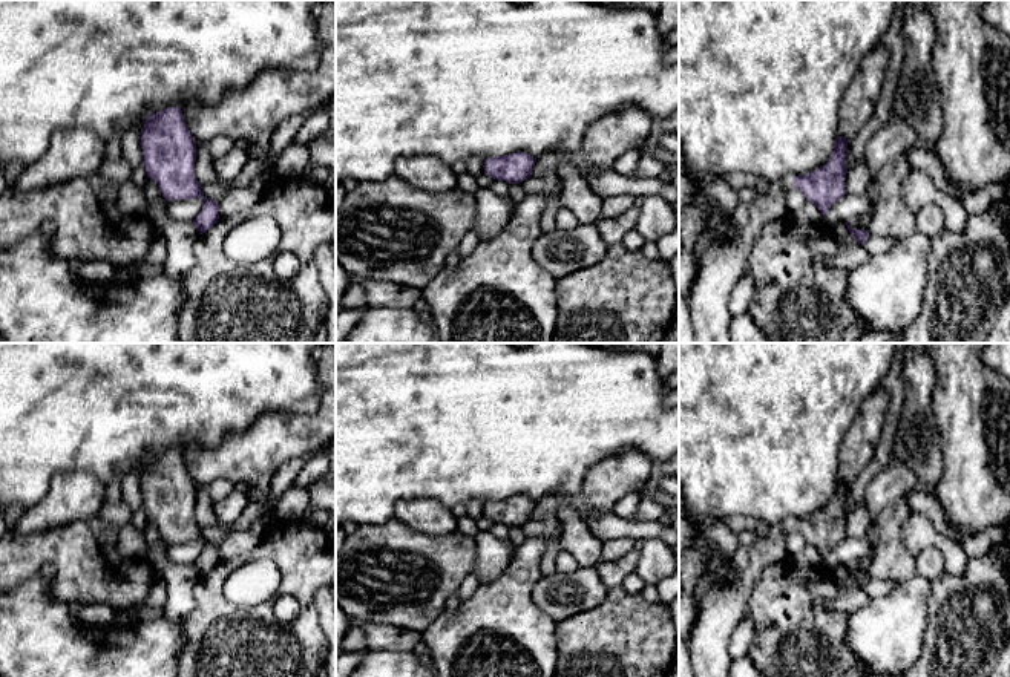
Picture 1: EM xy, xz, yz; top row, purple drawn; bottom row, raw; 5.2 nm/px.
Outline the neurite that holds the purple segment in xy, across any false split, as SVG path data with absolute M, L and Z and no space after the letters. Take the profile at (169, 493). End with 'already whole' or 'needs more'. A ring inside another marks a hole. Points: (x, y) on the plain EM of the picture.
M179 450L149 456L141 475L143 509L167 545L176 542L204 544L193 567L199 577L210 573L219 562L219 548L201 533L195 519L196 486Z; already whole

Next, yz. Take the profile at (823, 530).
M837 479L835 489L829 504L808 516L794 519L792 516L772 524L769 533L765 538L754 536L753 542L746 547L740 545L737 551L730 556L731 565L737 574L734 579L725 584L710 584L703 587L697 596L699 616L690 633L690 654L691 669L694 677L730 677L728 668L731 657L728 654L728 645L736 625L748 616L748 603L754 590L754 585L765 568L777 562L789 559L786 550L786 536L789 531L797 530L826 561L829 551L841 542L846 536L846 499L849 482Z; needs more

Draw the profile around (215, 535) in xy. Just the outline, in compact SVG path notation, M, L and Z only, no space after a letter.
M201 527L201 533L204 539L216 545L219 545L230 535L227 528L219 527Z

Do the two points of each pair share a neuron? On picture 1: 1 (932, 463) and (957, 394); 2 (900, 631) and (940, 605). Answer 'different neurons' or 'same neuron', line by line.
1: different neurons
2: different neurons

